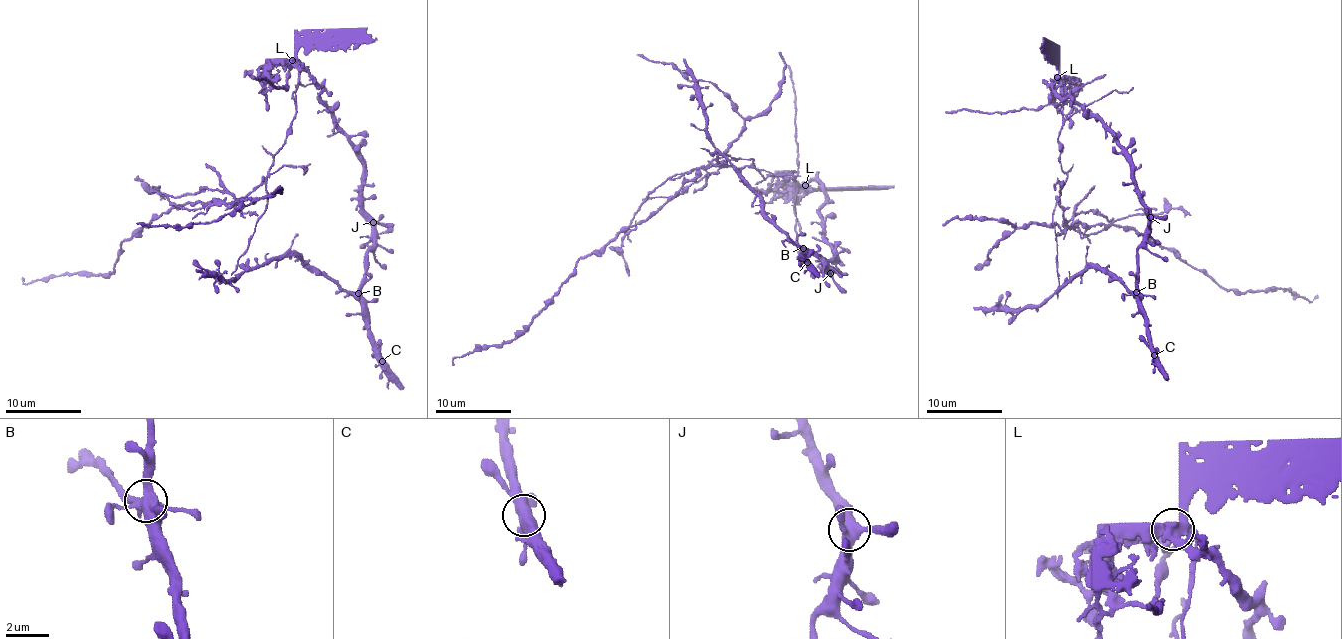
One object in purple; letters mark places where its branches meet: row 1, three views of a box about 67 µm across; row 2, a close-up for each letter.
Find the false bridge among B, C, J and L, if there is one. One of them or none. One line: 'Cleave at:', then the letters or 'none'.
Cleave at: L

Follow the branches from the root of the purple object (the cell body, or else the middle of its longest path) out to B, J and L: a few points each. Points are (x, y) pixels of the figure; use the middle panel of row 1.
B: (716, 166), (725, 159), (738, 158), (710, 152), (729, 162), (758, 196), (762, 209), (803, 248)
J: (716, 166), (738, 158), (710, 152), (729, 162), (768, 216), (802, 248), (820, 256), (830, 273)
L: (716, 166), (755, 169), (765, 178), (769, 175), (790, 178), (810, 192), (806, 185)

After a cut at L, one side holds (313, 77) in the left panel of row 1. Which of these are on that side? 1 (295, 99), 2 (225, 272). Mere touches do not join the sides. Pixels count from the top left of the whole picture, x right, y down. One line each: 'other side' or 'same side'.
1: other side
2: same side

